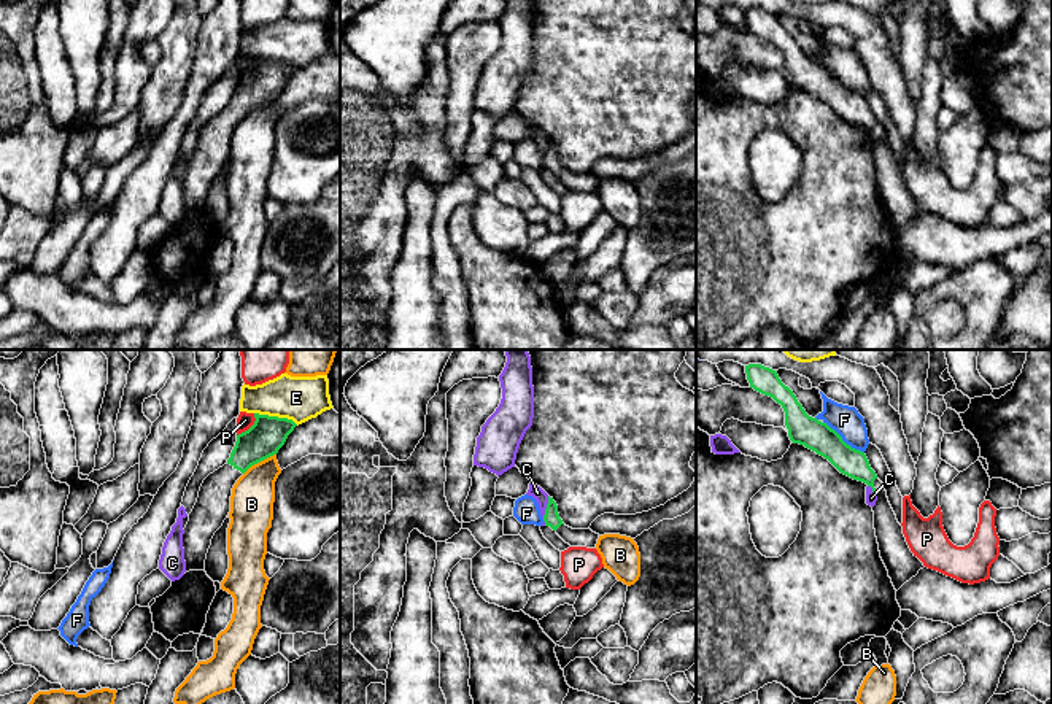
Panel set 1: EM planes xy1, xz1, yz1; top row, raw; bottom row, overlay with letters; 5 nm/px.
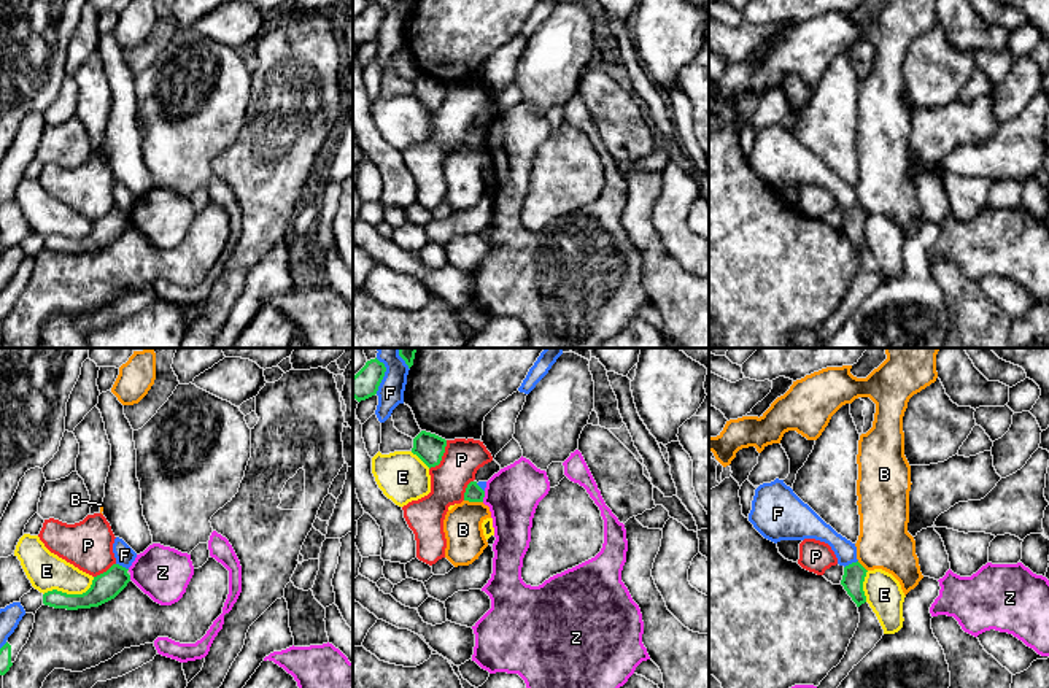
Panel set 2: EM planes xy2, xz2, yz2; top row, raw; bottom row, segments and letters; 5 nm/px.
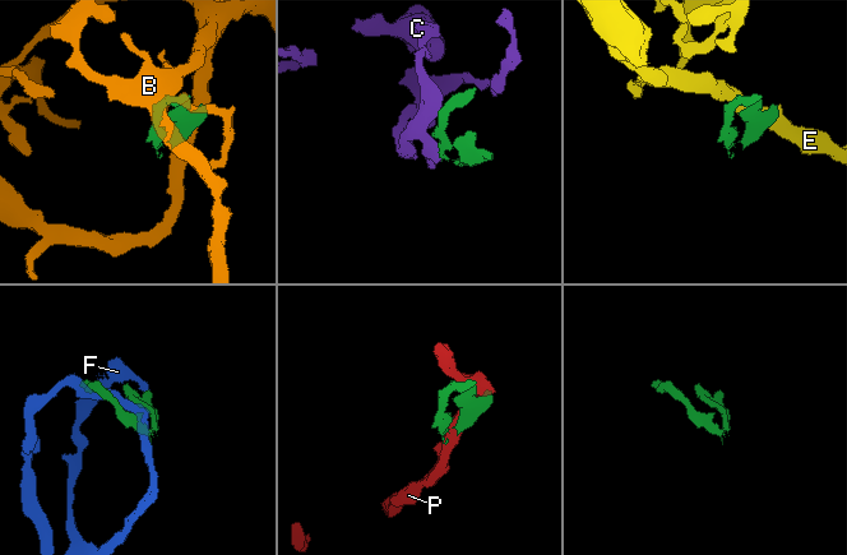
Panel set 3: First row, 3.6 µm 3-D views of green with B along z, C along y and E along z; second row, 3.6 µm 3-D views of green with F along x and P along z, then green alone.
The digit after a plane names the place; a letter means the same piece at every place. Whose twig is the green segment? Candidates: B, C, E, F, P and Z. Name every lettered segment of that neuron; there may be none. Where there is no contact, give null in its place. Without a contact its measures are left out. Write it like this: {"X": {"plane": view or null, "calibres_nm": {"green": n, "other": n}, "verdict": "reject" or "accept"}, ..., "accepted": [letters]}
{"B": {"plane": "xy1", "calibres_nm": {"green": 180, "other": 220}, "verdict": "reject"}, "C": {"plane": "xz1", "calibres_nm": {"green": 80, "other": 70}, "verdict": "reject"}, "E": {"plane": "xy2", "calibres_nm": {"green": 140, "other": 190}, "verdict": "reject"}, "F": {"plane": "yz1", "calibres_nm": {"green": 150, "other": 150}, "verdict": "reject"}, "P": {"plane": "xz2", "calibres_nm": {"green": 150, "other": 190}, "verdict": "reject"}, "Z": {"plane": "xz2", "calibres_nm": {"green": 90, "other": 280}, "verdict": "reject"}, "accepted": []}

